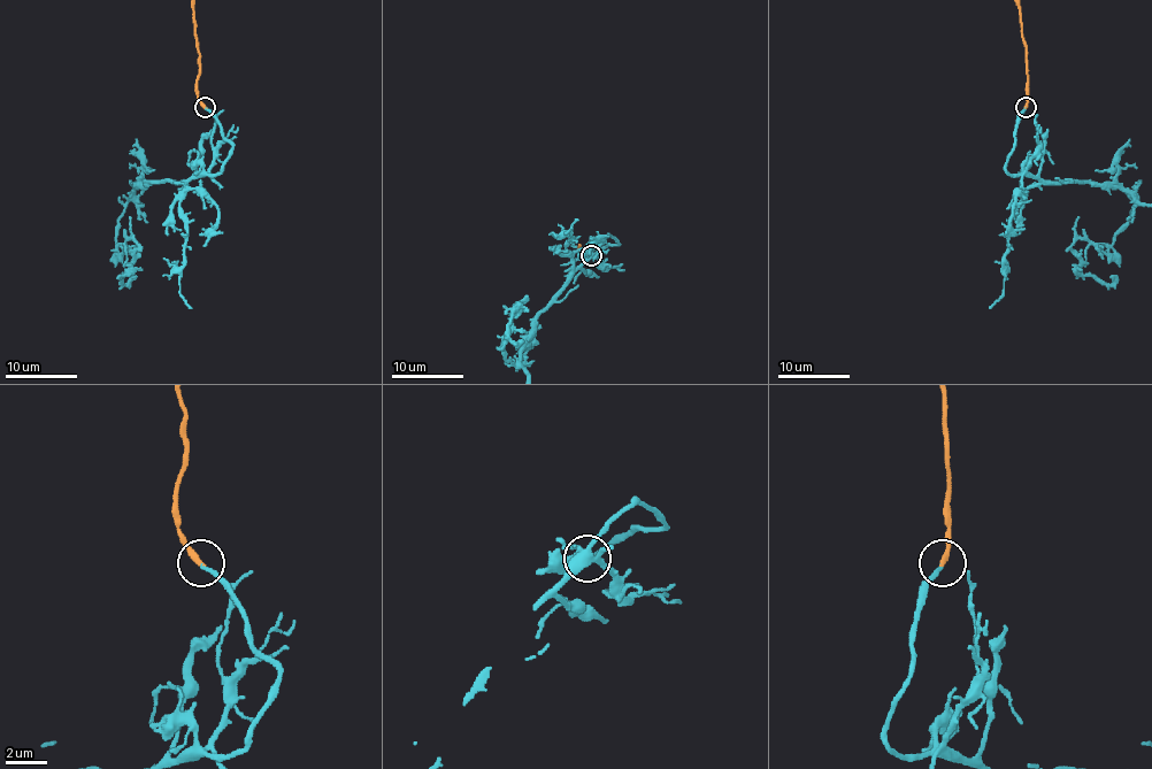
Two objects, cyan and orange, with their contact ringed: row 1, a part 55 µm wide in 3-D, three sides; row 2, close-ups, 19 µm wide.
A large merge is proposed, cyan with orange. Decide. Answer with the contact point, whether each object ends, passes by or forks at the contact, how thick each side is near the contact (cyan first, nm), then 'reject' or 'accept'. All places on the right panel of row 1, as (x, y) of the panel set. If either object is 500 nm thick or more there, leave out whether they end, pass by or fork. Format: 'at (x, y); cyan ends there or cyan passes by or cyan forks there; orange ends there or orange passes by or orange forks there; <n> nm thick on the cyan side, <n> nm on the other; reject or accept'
at (1026, 107); cyan ends there; orange ends there; 180 nm thick on the cyan side, 280 nm on the other; accept

